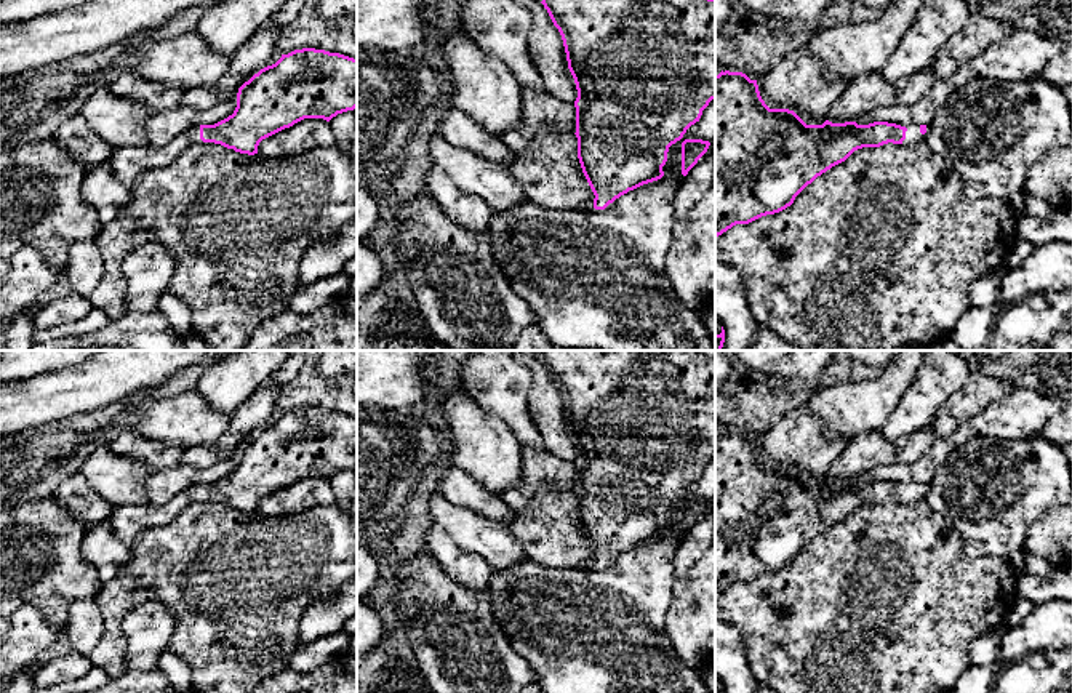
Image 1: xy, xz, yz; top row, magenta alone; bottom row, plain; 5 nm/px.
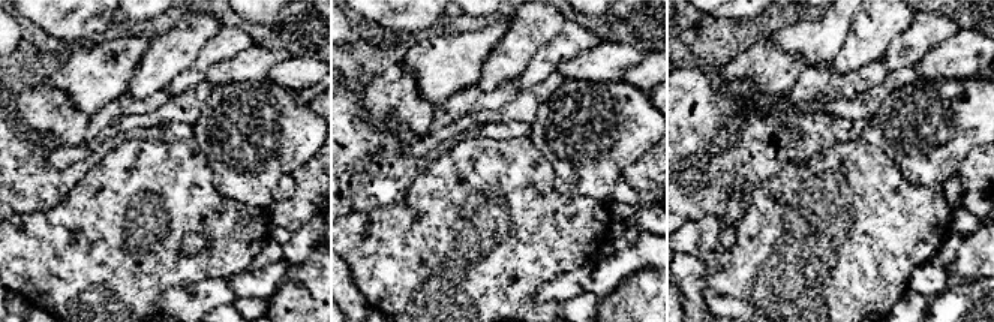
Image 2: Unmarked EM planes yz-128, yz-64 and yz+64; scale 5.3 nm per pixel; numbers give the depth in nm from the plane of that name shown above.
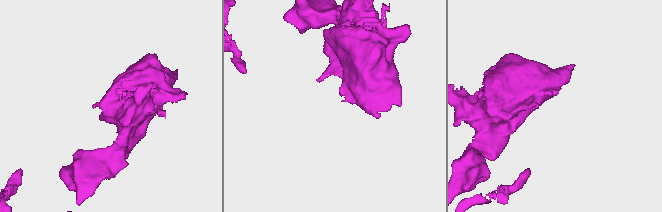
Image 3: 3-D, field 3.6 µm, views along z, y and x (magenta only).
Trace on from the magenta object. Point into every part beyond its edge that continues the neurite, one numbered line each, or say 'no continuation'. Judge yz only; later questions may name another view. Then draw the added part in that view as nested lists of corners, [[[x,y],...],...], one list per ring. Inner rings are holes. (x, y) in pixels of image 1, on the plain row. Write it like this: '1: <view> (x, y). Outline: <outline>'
1: yz (912, 493). Outline: [[[896,482],[896,483],[901,483],[901,485],[906,485],[906,487],[907,487],[907,490],[906,490],[906,498],[902,499],[902,503],[904,503],[904,504],[909,504],[909,503],[918,501],[918,499],[925,499],[925,496],[926,496],[926,491],[928,491],[928,483],[926,483],[926,491],[925,491],[925,493],[922,493],[922,491],[920,491],[920,483],[917,483],[917,482]]]

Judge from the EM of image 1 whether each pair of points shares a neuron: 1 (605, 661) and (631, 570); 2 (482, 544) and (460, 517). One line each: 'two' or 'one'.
1: one
2: one

